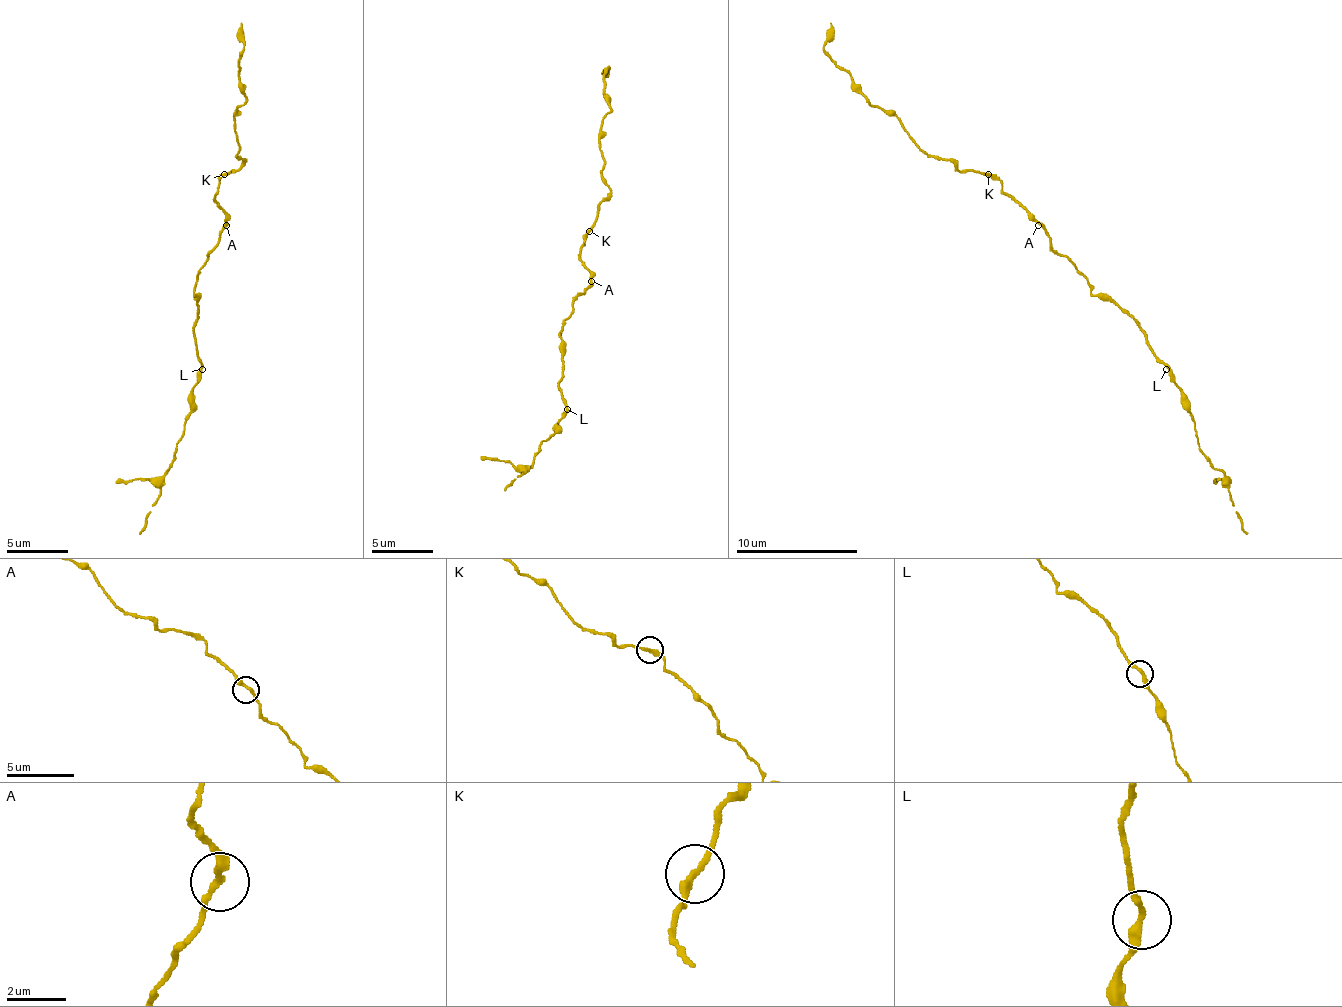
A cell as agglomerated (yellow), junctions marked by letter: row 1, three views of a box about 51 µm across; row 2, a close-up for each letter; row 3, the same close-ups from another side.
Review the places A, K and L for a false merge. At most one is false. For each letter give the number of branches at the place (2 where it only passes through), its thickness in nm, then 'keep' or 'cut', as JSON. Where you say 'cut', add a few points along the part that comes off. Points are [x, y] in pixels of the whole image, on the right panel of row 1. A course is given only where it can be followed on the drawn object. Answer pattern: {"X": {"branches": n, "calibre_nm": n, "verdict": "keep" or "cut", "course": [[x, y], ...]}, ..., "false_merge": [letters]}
{"A": {"branches": 2, "calibre_nm": 280, "verdict": "keep"}, "K": {"branches": 2, "calibre_nm": 260, "verdict": "keep"}, "L": {"branches": 2, "calibre_nm": 260, "verdict": "keep"}, "false_merge": []}

